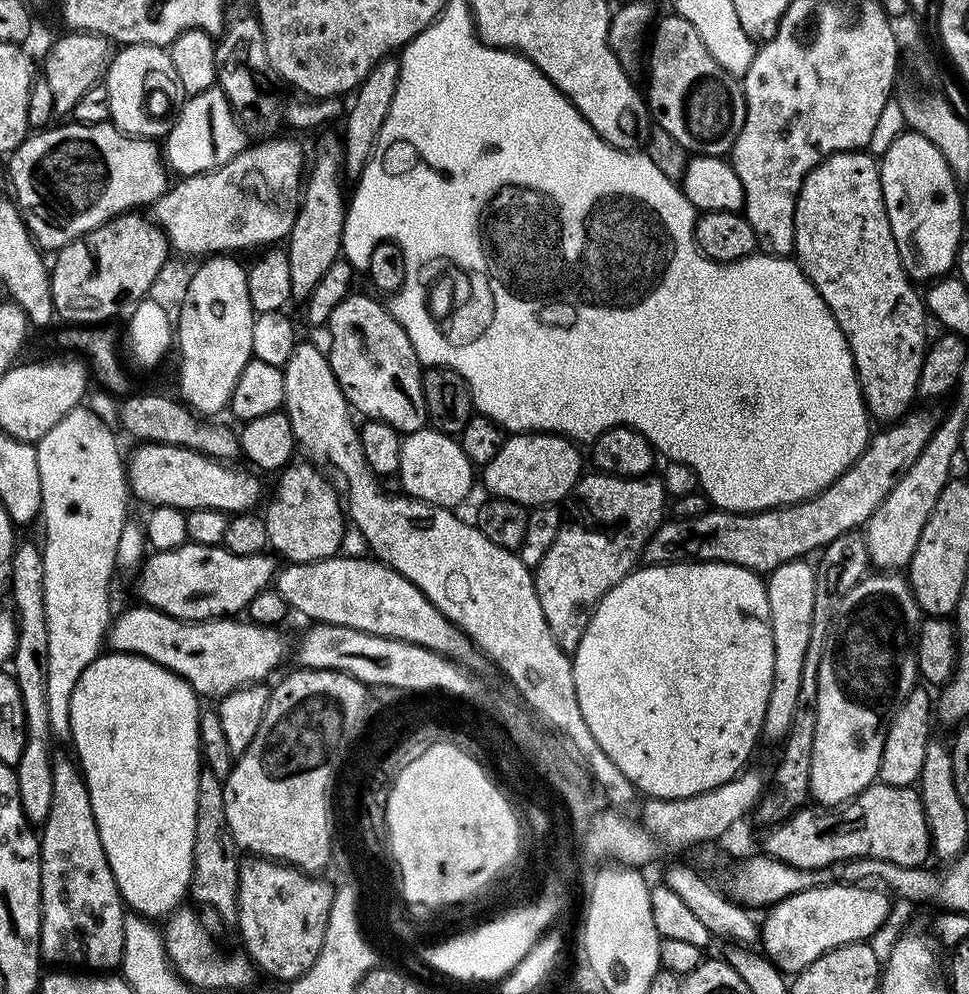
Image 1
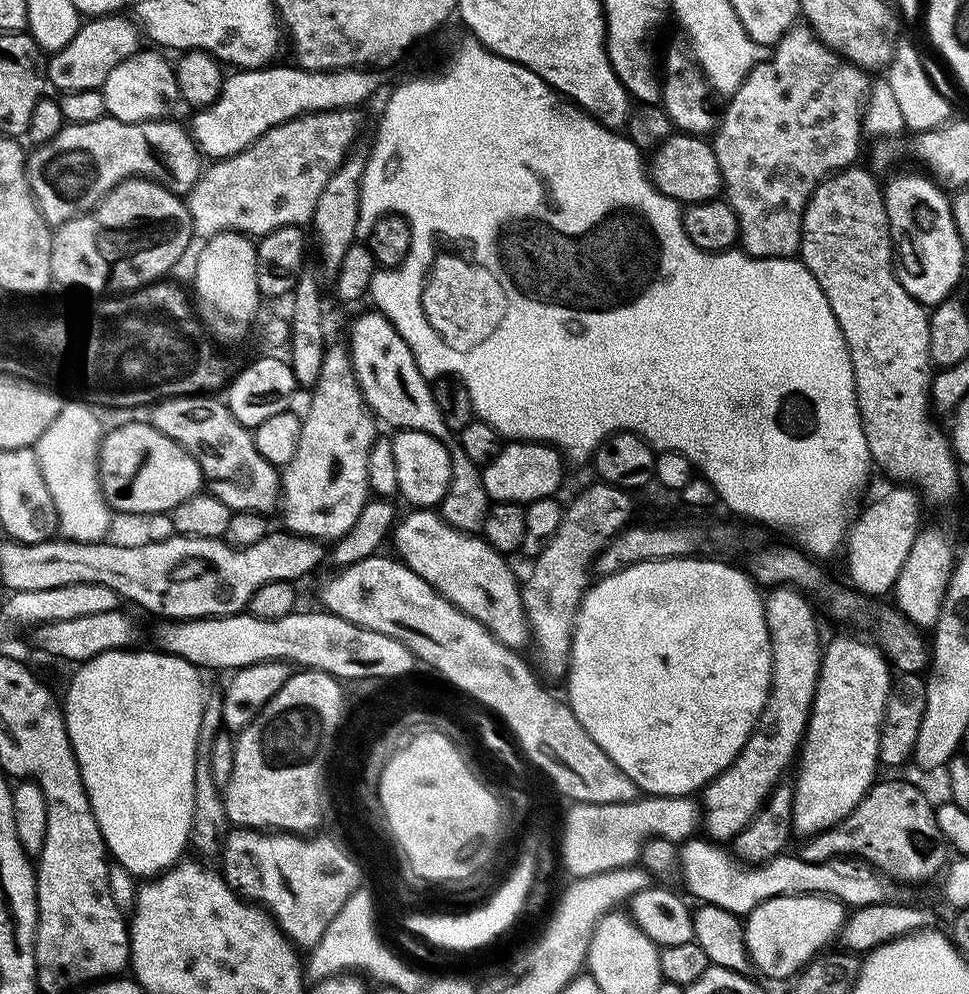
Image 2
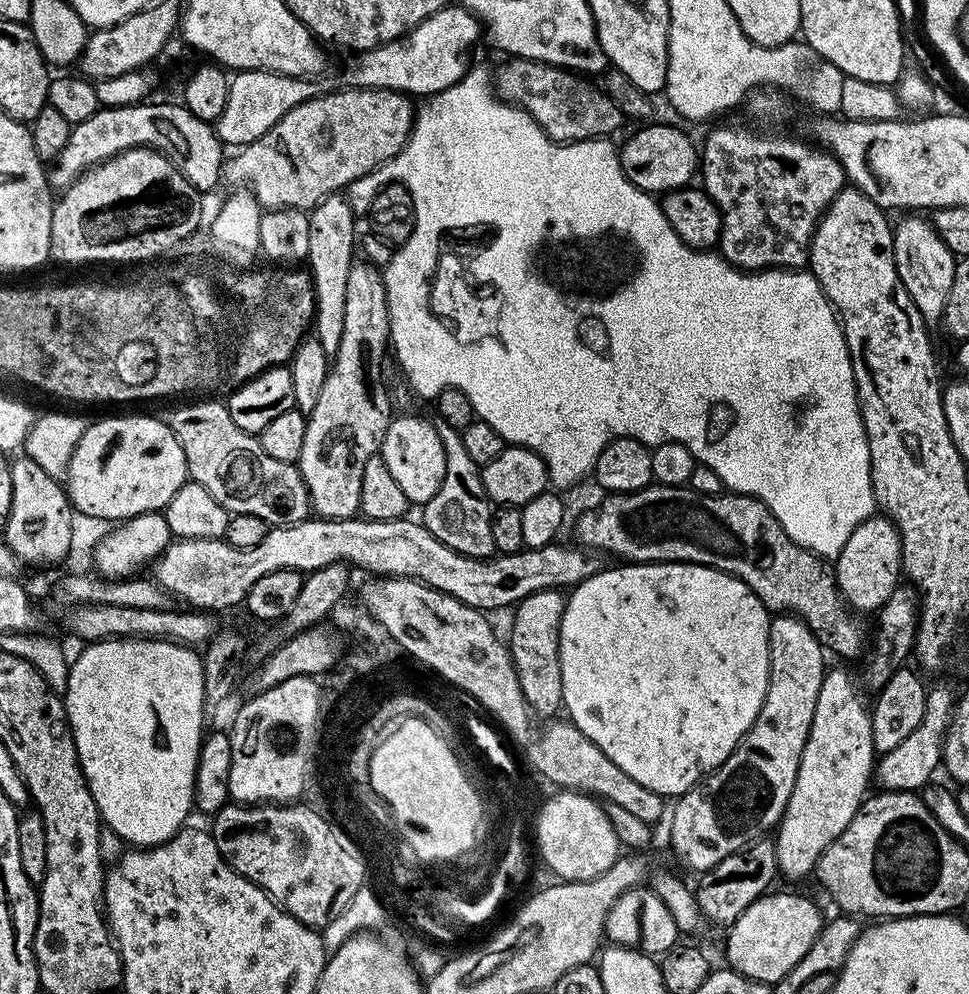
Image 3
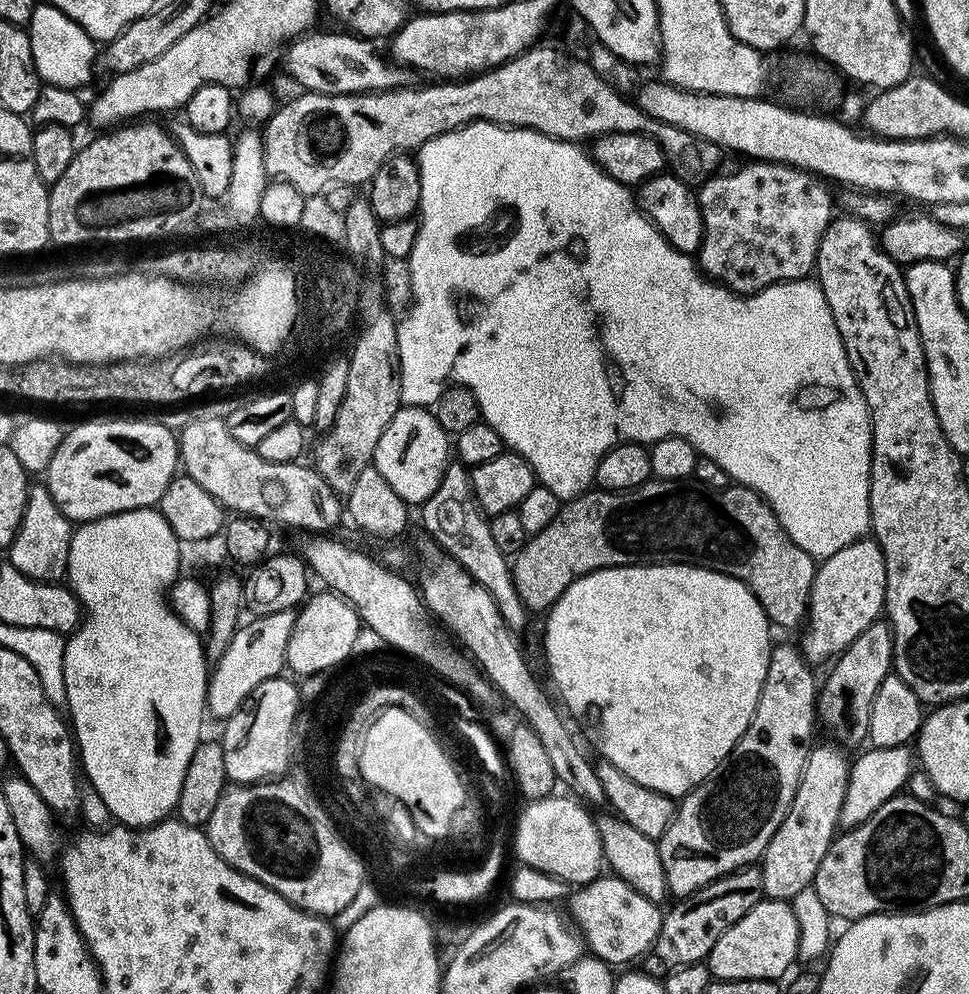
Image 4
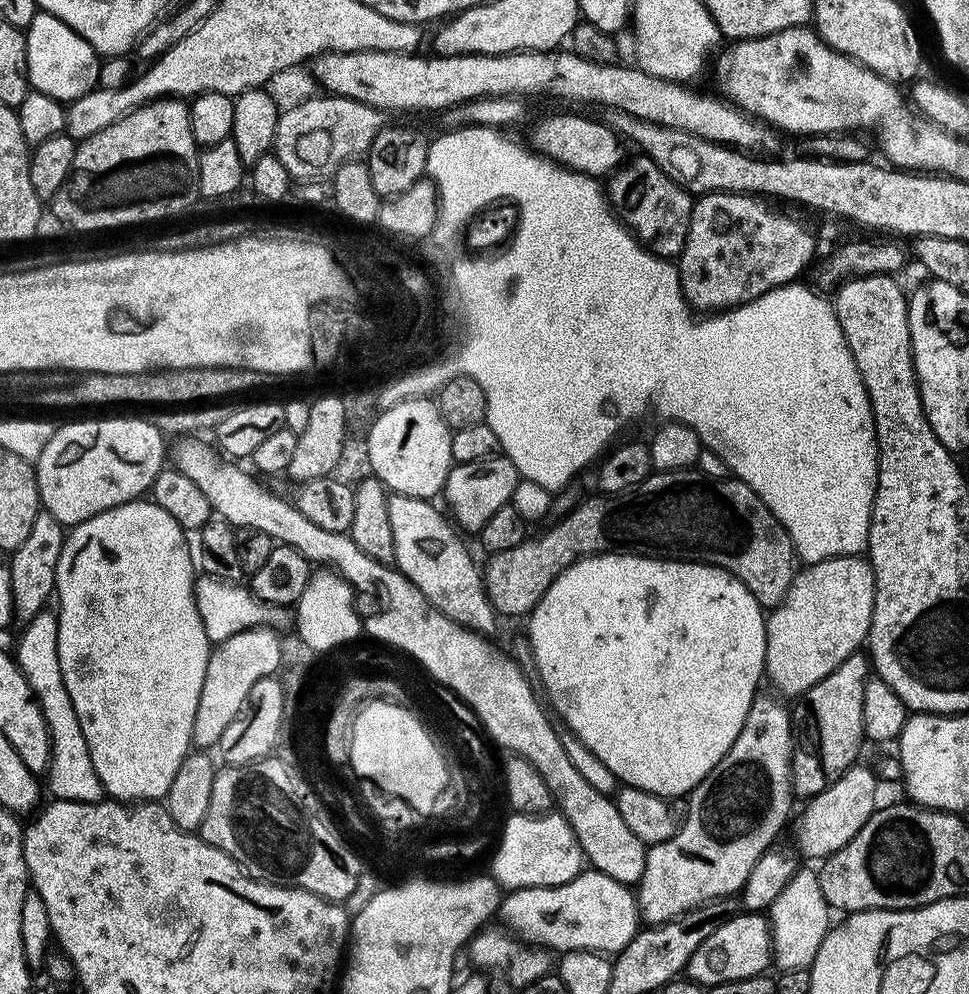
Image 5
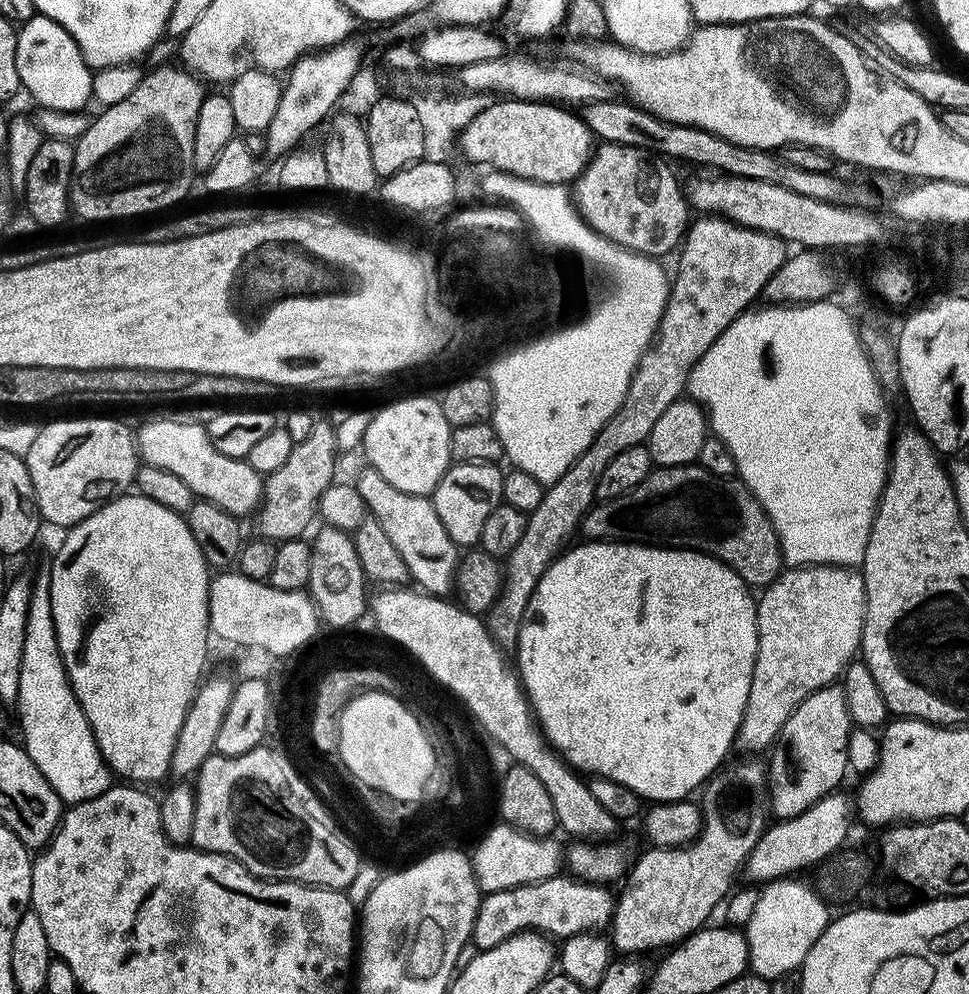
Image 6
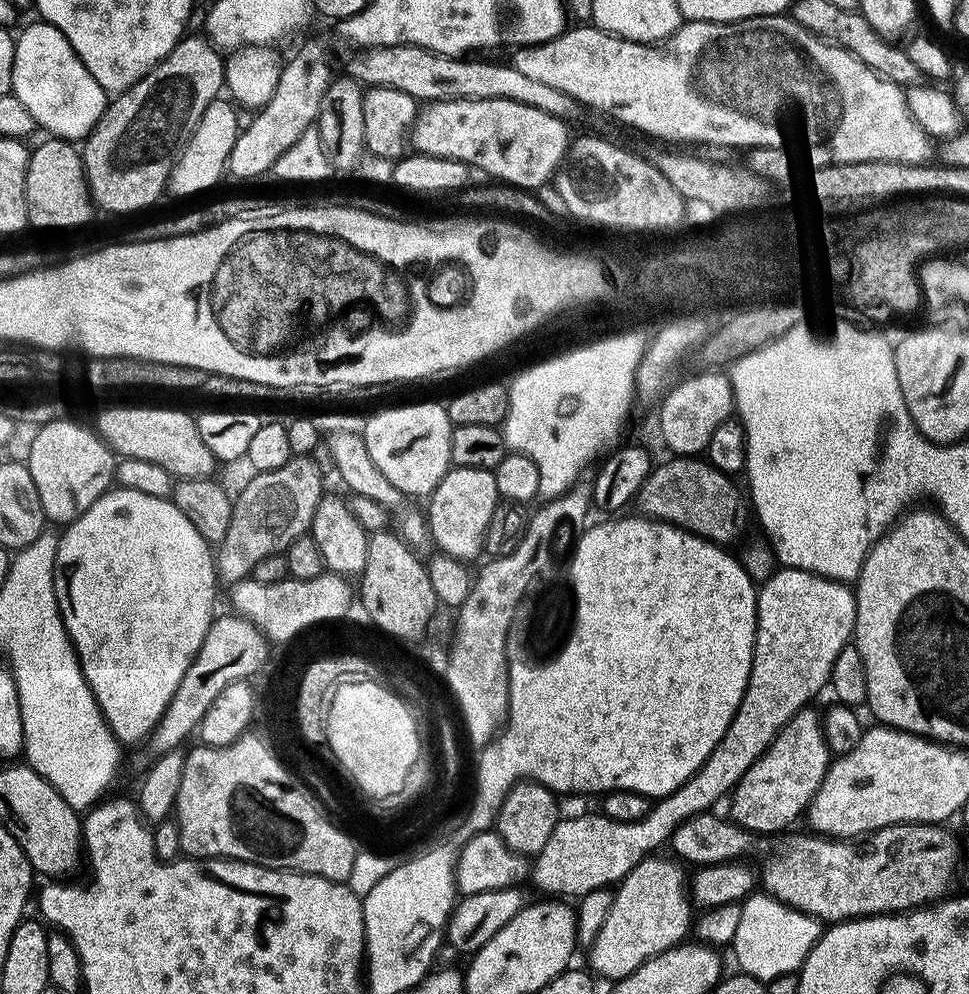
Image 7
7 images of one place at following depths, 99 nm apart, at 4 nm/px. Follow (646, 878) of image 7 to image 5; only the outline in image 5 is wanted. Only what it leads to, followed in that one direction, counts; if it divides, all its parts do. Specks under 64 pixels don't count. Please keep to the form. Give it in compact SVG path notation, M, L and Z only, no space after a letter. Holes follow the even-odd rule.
M760 694L752 701L752 708L748 711L748 717L734 746L730 746L722 762L718 762L718 766L714 766L714 770L710 770L710 774L706 774L706 778L702 778L702 782L698 782L698 786L687 797L688 817L685 820L683 817L675 834L666 838L666 842L658 842L648 848L646 870L638 885L638 903L641 917L649 925L675 920L684 912L700 904L707 904L710 900L717 900L720 896L736 896L743 889L746 878L750 878L754 862L758 862L758 858L762 858L762 854L775 845L772 843L783 830L784 823L792 812L792 800L794 801L794 733L789 705L787 708L783 699L772 696Z

